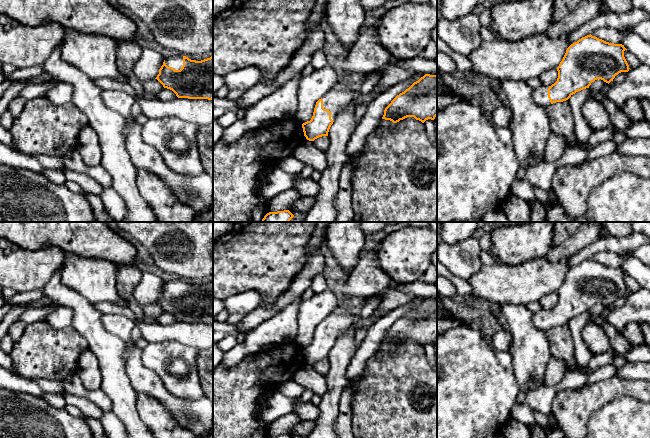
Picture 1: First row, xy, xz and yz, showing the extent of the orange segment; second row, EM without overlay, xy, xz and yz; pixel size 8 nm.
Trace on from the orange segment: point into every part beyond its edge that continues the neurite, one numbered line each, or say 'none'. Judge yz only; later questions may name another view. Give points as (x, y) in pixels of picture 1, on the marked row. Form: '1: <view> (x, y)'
1: yz (541, 93)

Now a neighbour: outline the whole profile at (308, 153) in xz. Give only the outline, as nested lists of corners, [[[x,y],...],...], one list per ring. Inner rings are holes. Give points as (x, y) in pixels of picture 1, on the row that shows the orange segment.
[[[309,140],[295,150],[294,157],[320,172],[323,172],[328,165],[325,152]]]

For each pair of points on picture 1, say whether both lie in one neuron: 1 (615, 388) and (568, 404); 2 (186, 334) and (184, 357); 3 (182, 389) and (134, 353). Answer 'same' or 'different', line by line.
1: same
2: different
3: different

